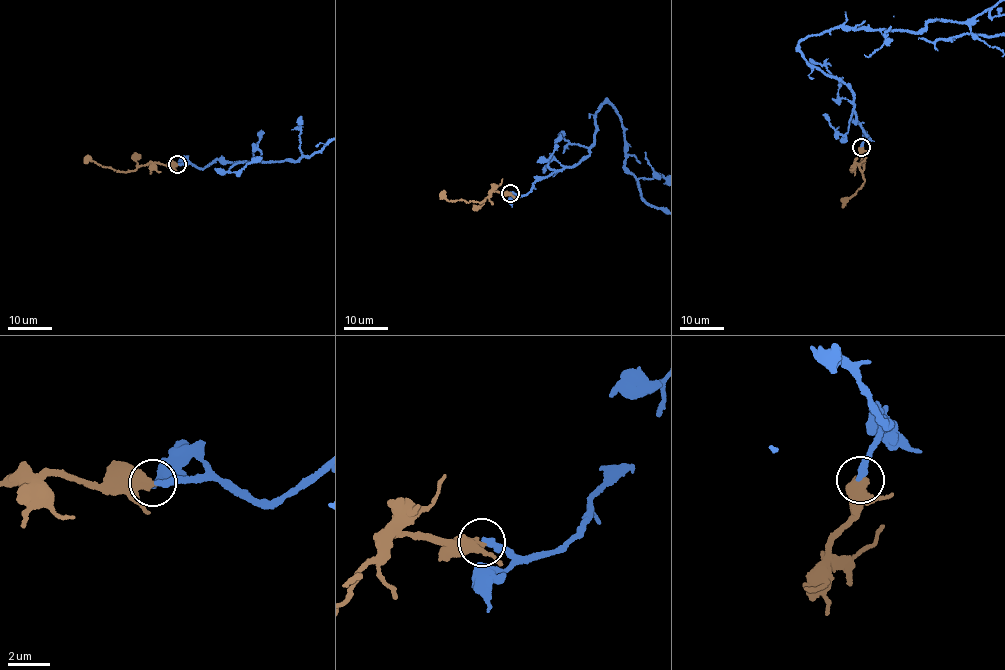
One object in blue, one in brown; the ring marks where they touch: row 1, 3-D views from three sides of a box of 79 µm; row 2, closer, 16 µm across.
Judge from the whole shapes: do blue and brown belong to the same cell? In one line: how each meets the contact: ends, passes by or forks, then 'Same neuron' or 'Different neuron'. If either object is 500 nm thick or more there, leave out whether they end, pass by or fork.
Same neuron

